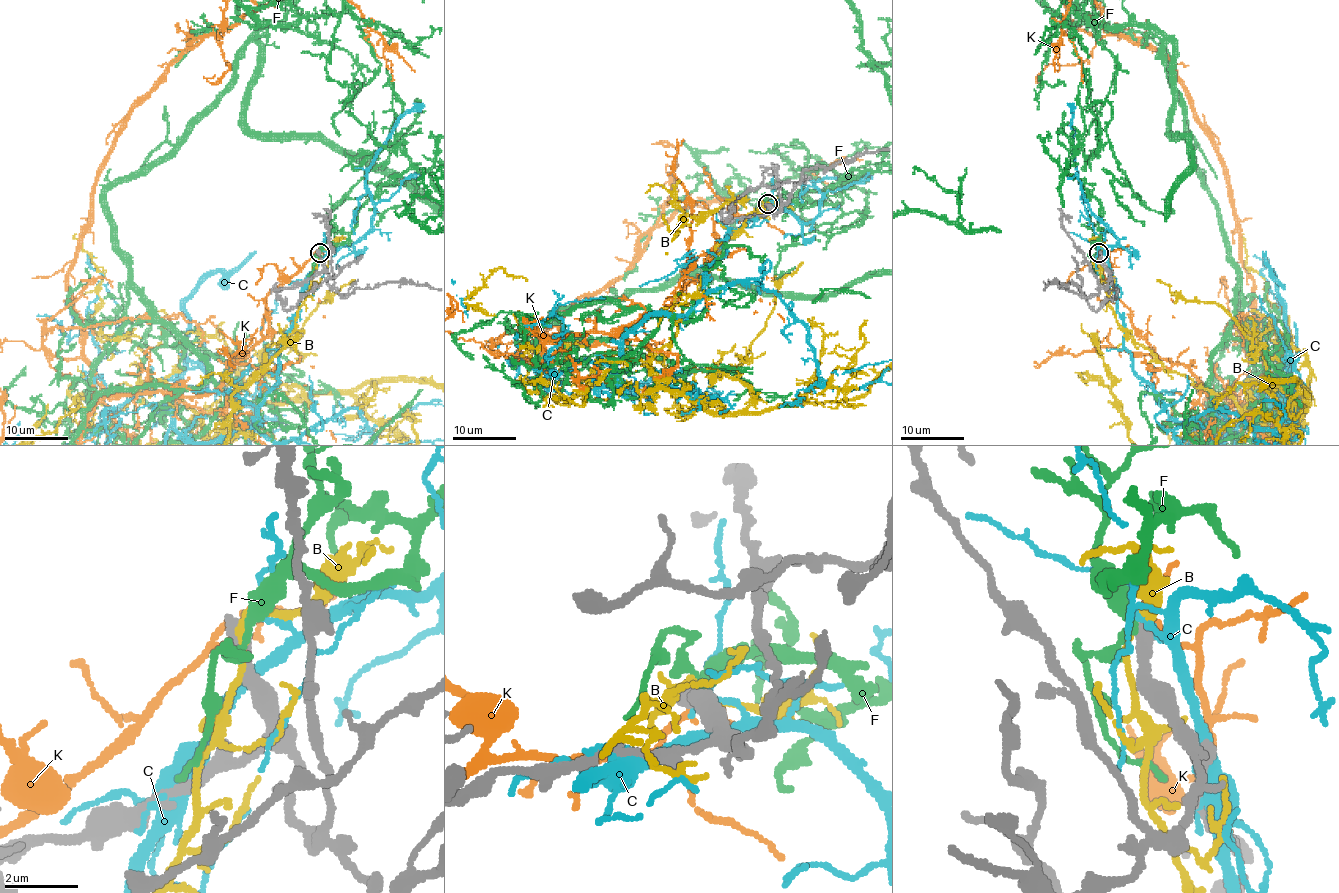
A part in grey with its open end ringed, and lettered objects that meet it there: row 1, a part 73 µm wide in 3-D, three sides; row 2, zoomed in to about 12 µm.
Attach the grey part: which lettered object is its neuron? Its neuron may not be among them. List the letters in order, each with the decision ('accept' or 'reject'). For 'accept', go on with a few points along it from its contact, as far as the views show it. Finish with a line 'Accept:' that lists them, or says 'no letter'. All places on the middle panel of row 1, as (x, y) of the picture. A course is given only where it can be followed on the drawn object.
B: reject
C: reject
F: accept
K: reject
Accept: F

